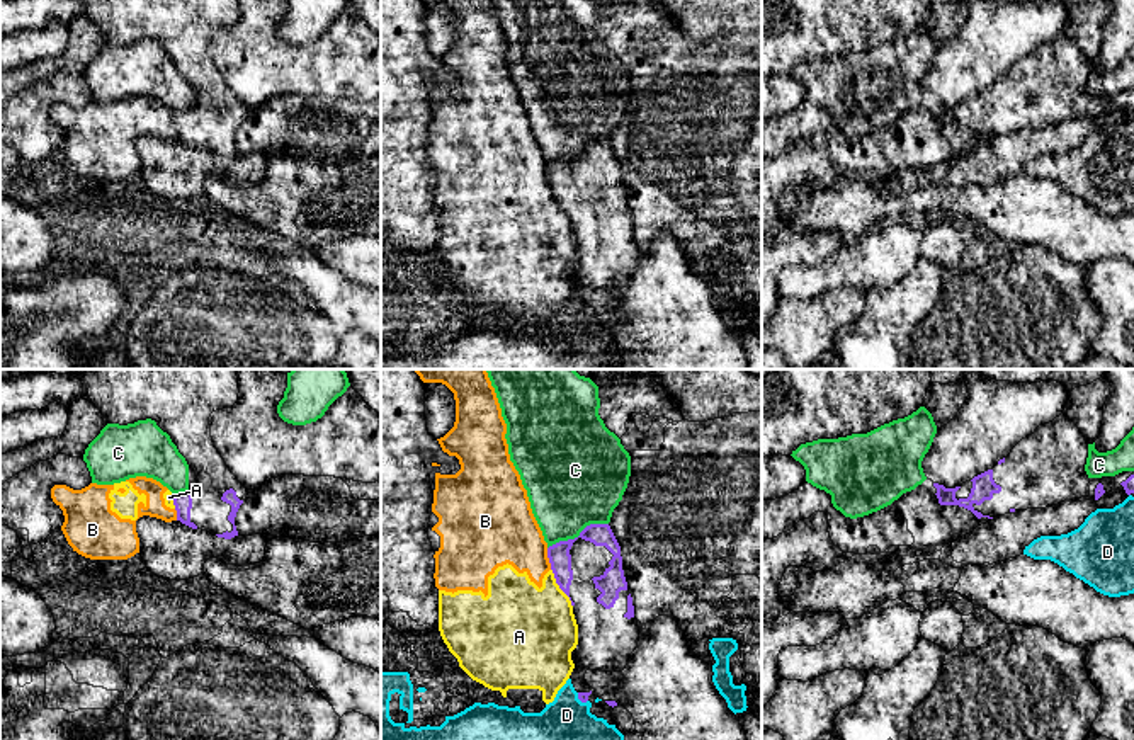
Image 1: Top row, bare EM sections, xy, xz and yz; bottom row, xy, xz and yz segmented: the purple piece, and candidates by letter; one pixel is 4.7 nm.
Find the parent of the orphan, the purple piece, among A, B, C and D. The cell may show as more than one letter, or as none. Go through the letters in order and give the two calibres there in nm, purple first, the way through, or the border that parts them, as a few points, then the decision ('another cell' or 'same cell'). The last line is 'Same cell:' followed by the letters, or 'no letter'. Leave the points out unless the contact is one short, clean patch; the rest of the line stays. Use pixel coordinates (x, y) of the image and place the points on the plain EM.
A: 110/420 nm | another cell
B: 110/320 nm | along xz (546, 167), (551, 187) | another cell
C: 110/420 nm | another cell
D: 50/420 nm | another cell
Same cell: no letter

